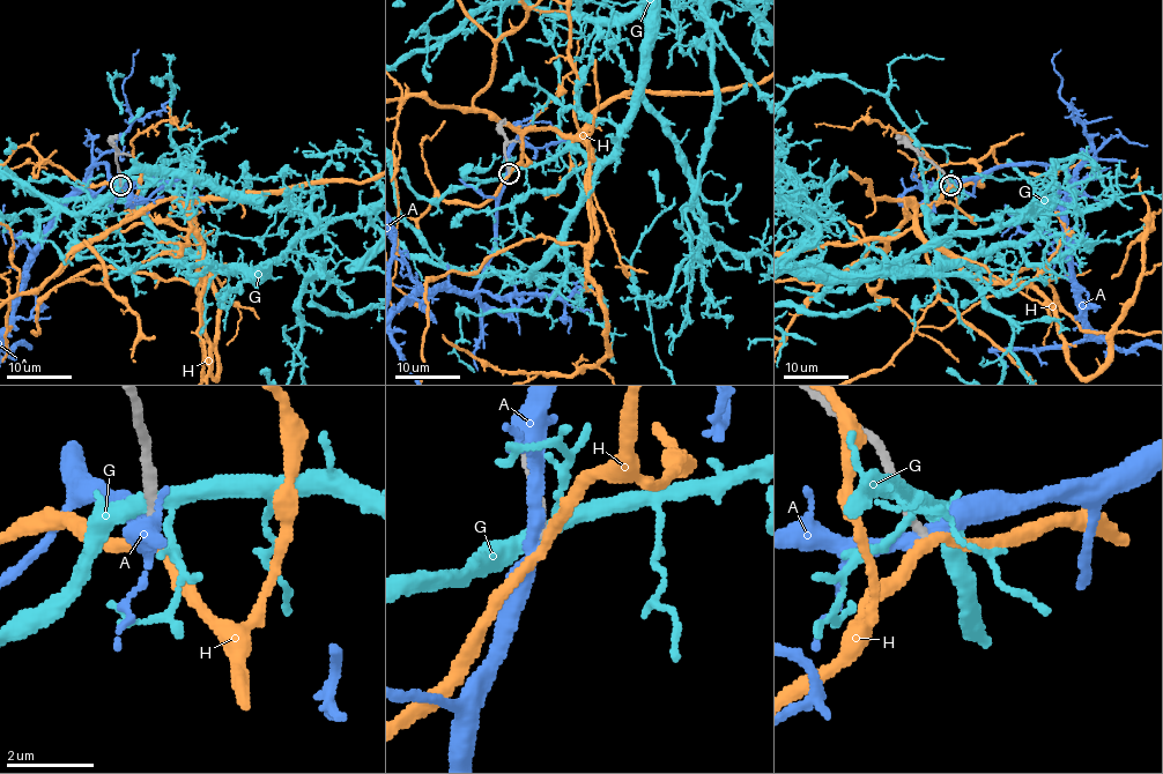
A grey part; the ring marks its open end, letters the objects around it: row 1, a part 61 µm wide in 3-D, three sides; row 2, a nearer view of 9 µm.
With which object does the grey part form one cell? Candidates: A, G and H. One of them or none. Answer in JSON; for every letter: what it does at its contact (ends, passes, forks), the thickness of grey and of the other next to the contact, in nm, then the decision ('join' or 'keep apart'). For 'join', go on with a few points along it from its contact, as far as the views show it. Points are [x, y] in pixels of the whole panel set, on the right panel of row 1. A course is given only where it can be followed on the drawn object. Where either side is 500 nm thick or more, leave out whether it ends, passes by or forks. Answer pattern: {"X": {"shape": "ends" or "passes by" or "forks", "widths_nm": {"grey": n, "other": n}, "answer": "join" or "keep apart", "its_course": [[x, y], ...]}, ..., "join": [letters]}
{"A": {"shape": "passes by", "widths_nm": {"grey": 220, "other": 340}, "answer": "keep apart"}, "G": {"shape": "forks", "widths_nm": {"grey": 320, "other": 320}, "answer": "keep apart"}, "H": {"shape": "passes by", "widths_nm": {"grey": 200, "other": 260}, "answer": "keep apart"}, "join": []}

